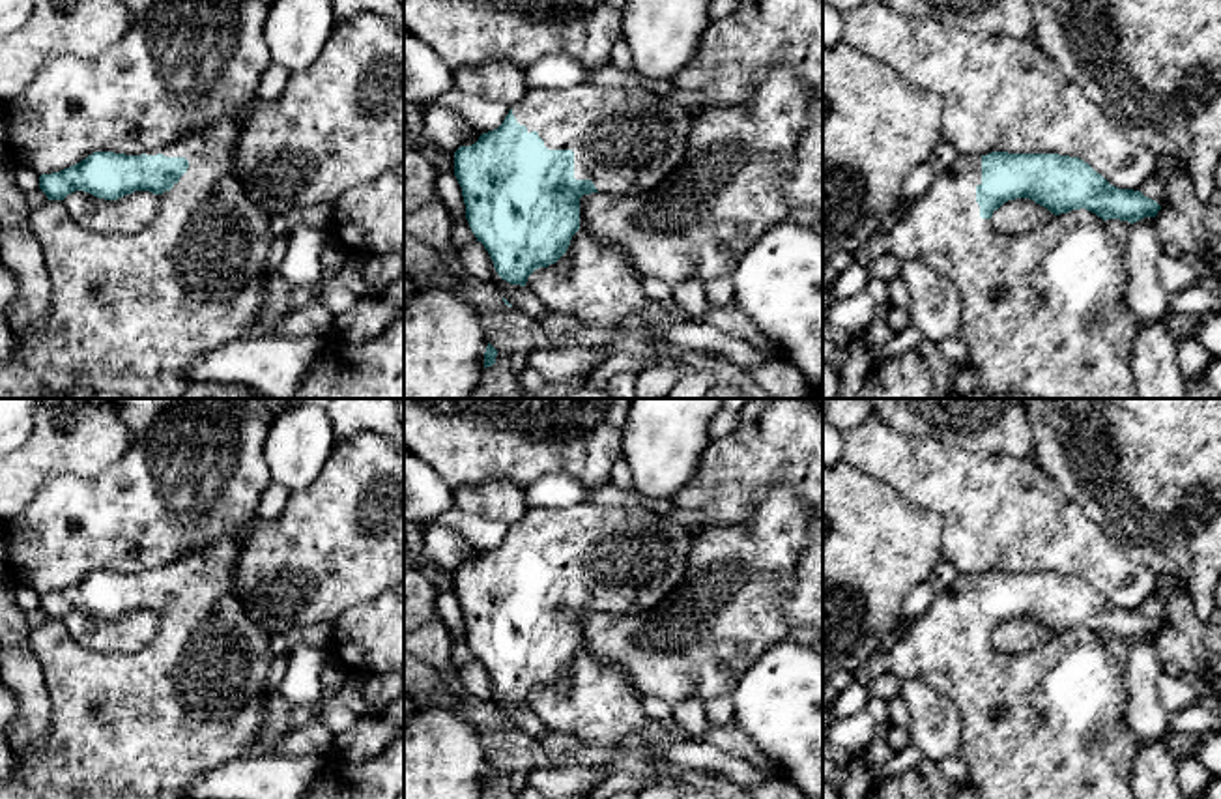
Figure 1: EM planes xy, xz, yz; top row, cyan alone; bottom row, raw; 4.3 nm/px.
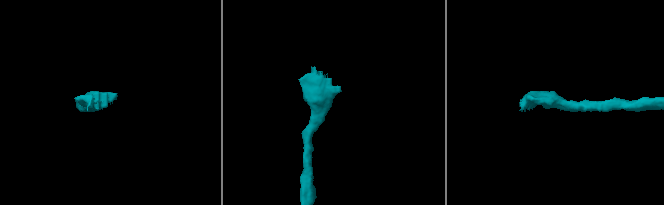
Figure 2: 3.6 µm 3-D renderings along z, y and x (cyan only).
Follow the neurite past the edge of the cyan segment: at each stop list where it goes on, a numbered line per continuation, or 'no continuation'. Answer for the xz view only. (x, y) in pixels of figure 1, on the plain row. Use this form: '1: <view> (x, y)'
1: xz (627, 560)

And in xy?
1: xy (143, 725)

